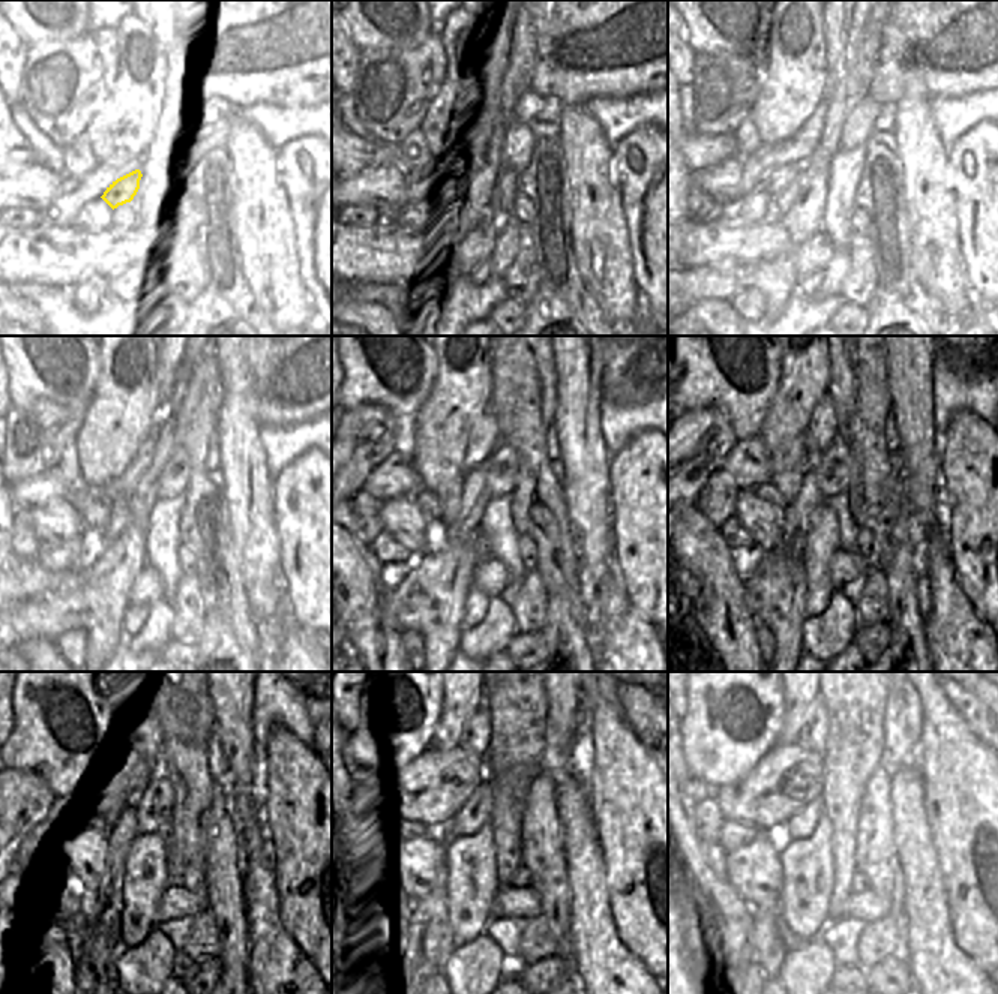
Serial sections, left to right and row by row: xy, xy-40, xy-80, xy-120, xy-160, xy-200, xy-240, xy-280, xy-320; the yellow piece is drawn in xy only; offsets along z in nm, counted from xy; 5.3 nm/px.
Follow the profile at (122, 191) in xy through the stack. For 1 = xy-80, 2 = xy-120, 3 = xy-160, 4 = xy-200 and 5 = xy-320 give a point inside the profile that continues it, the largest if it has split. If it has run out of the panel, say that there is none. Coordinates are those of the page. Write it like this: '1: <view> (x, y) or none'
1: xy-80 (778, 179)
2: xy-120 (95, 510)
3: xy-160 (428, 502)
4: xy-200 (767, 492)
5: xy-320 (733, 835)

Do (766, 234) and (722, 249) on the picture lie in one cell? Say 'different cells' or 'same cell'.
same cell

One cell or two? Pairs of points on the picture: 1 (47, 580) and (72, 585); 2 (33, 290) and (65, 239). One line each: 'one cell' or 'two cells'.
1: one cell
2: two cells

